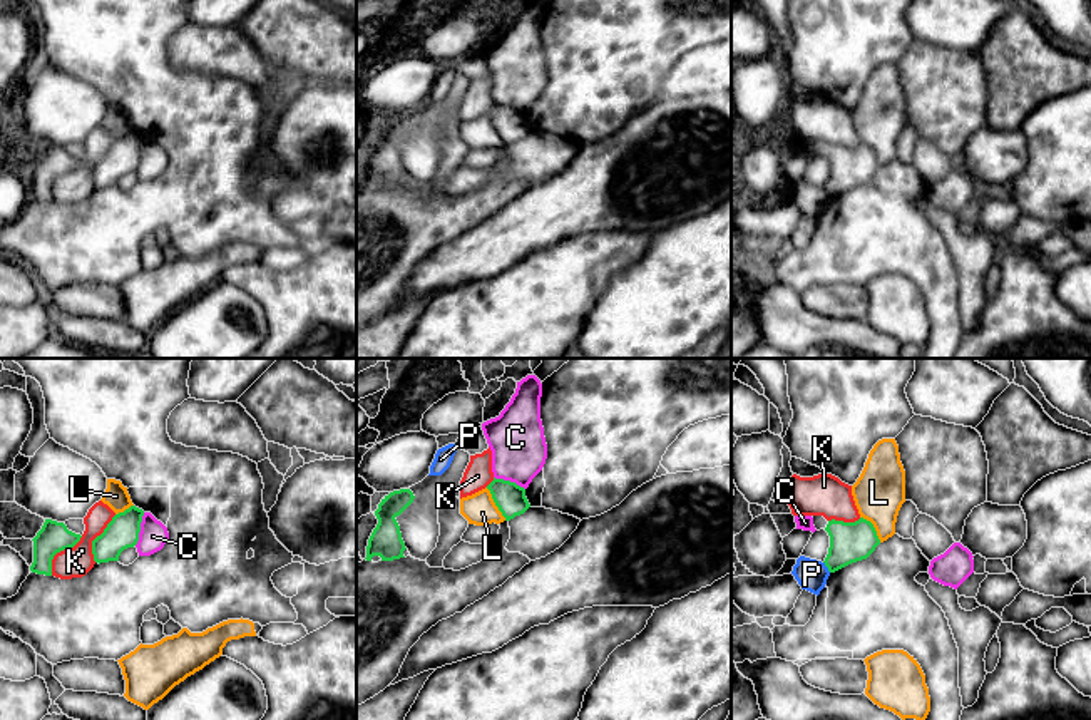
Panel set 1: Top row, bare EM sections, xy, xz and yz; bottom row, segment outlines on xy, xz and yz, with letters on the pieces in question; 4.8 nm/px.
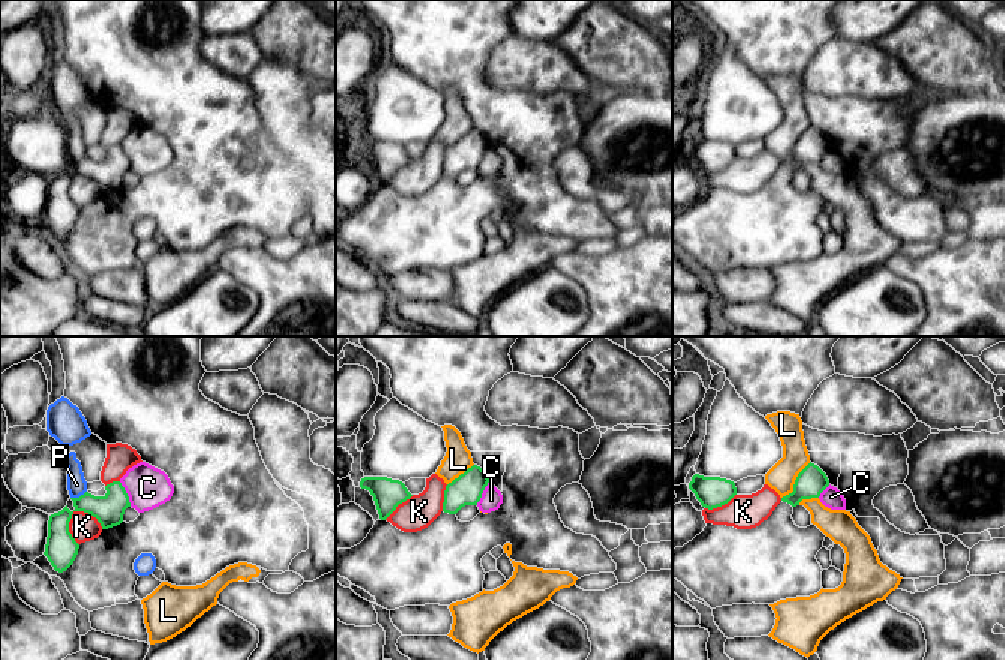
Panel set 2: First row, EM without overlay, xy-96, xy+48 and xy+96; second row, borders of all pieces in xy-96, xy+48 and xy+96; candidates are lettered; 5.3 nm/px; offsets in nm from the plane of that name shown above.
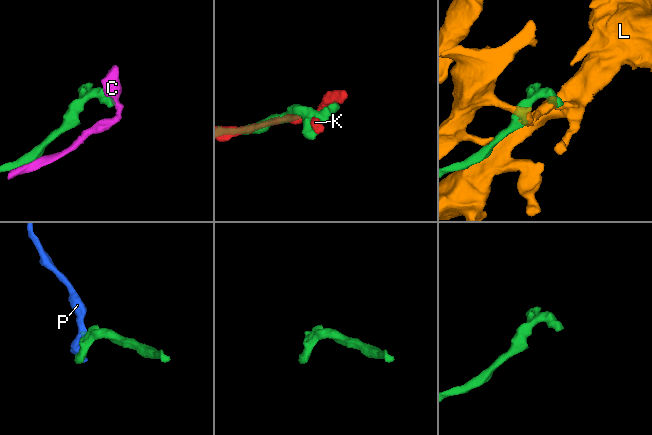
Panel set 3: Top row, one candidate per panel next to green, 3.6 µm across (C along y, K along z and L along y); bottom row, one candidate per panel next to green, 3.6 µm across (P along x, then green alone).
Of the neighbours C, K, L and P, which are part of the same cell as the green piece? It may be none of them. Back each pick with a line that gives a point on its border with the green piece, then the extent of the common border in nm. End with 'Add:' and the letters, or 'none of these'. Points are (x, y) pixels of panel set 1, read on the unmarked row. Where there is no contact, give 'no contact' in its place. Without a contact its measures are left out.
Add: none of these

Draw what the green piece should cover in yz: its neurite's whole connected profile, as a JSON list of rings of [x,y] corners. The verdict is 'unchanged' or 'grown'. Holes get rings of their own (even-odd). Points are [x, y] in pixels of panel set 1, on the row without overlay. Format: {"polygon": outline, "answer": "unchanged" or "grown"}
{"polygon": [[[863,142],[855,147],[832,144],[825,156],[830,161],[830,172],[823,188],[830,198],[867,184],[880,169],[873,149]]], "answer": "unchanged"}

